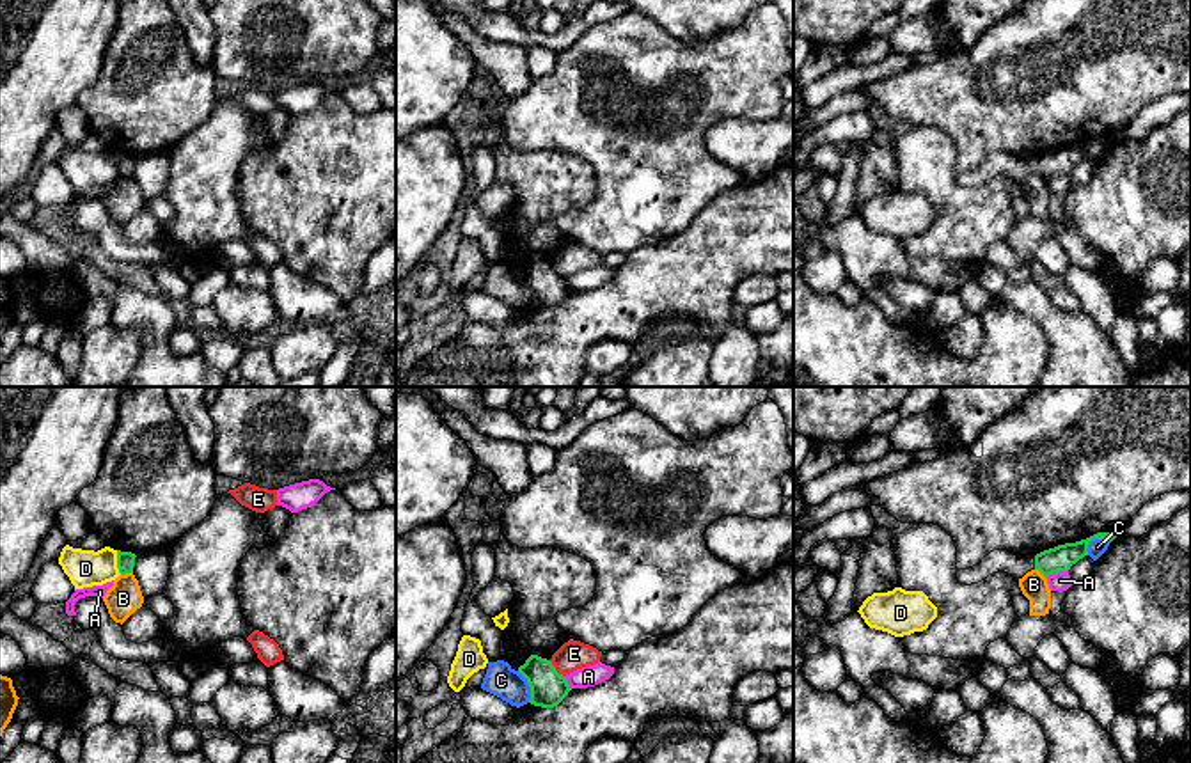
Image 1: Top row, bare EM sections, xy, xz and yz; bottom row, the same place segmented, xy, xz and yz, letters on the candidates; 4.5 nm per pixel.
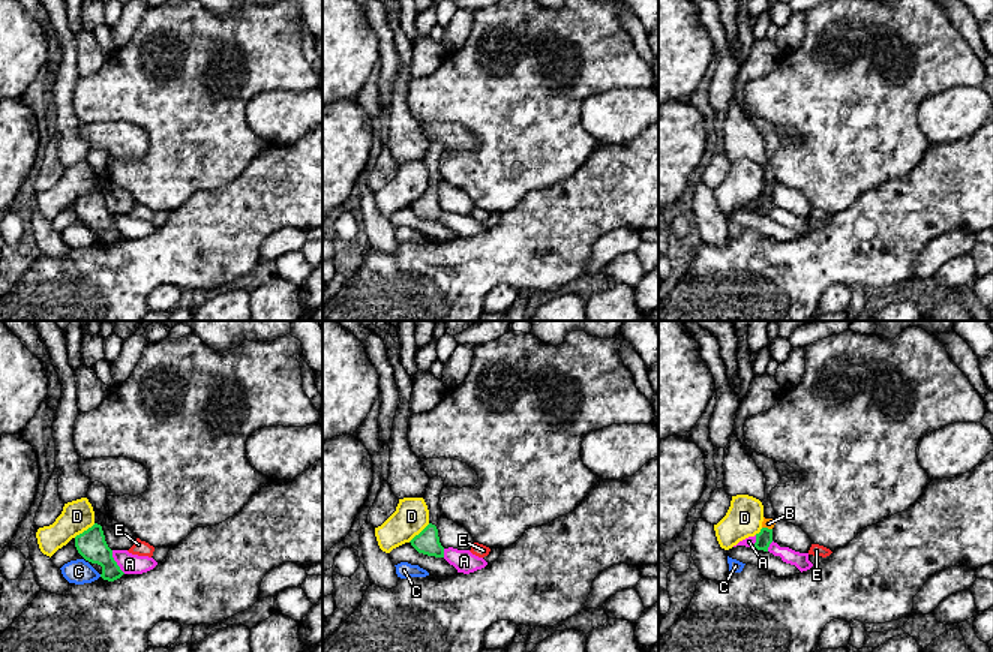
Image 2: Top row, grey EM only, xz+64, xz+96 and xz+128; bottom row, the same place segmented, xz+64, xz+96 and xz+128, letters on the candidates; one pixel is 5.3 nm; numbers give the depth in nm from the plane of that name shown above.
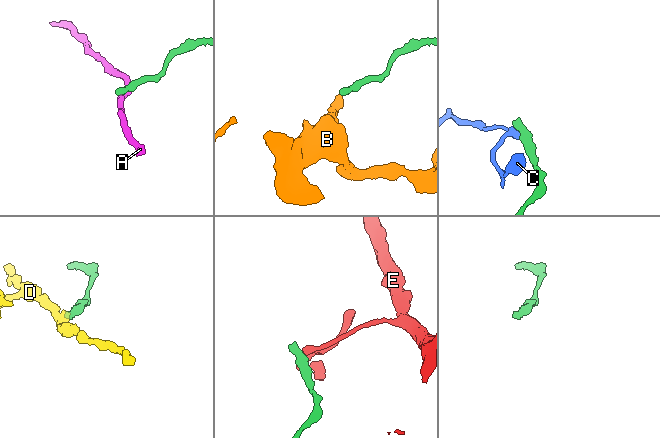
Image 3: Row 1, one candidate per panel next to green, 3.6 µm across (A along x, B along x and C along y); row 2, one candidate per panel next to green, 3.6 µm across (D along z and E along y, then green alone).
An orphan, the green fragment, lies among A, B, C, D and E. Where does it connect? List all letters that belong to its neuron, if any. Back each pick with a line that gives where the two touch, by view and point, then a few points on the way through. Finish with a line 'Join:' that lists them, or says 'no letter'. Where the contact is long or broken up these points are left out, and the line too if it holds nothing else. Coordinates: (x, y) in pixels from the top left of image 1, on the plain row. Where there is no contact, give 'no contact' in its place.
Join: no letter

